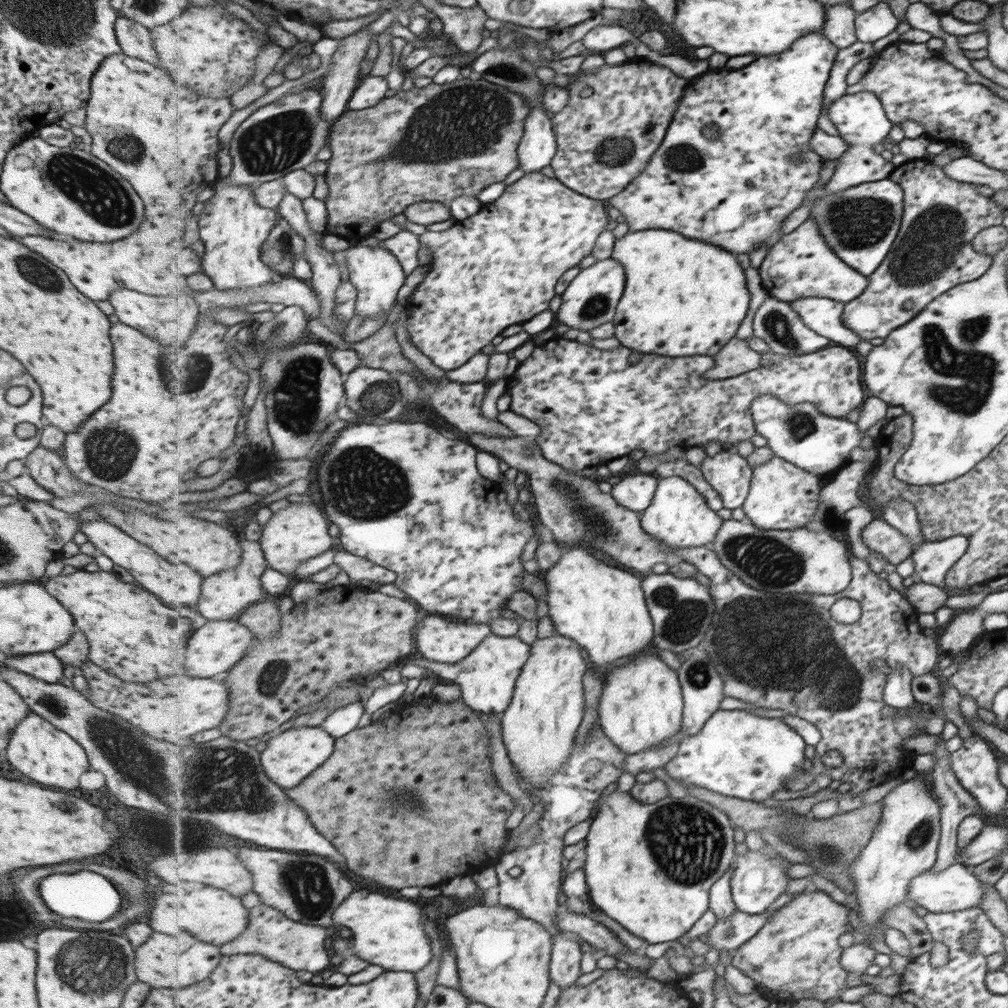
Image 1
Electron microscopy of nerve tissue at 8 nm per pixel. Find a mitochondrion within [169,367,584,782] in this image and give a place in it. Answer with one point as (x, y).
(361, 484)

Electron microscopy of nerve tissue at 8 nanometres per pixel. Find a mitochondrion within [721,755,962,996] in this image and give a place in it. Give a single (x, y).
(917, 838)

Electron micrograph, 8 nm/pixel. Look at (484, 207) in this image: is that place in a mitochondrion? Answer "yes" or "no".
no

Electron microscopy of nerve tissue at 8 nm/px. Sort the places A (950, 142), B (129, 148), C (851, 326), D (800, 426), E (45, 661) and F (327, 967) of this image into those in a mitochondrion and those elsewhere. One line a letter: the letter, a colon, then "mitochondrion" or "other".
A: other
B: mitochondrion
C: other
D: mitochondrion
E: other
F: other

